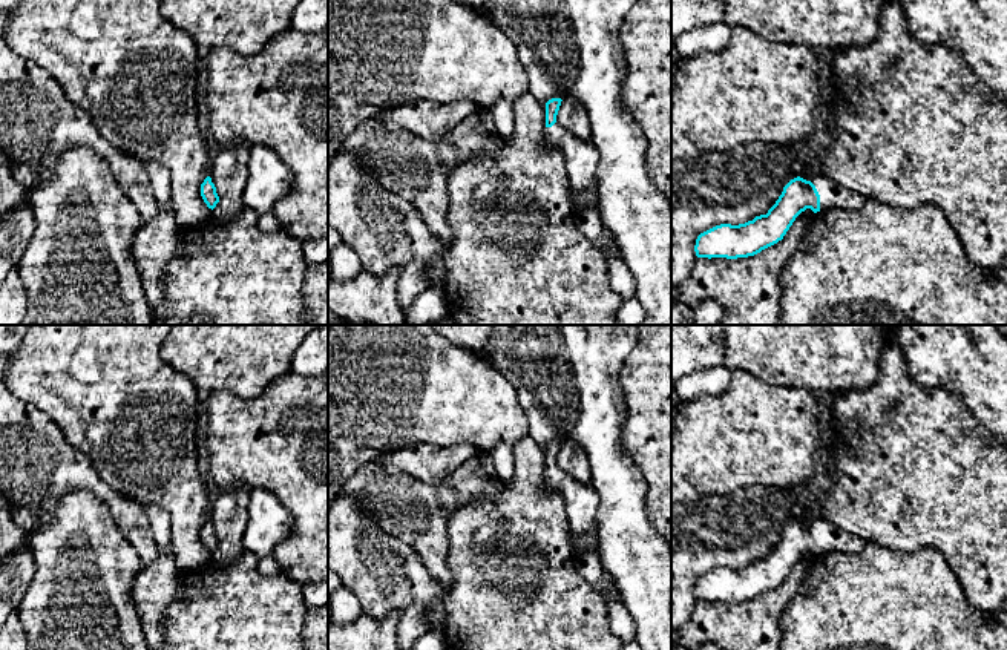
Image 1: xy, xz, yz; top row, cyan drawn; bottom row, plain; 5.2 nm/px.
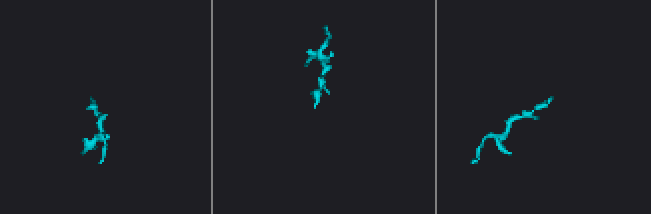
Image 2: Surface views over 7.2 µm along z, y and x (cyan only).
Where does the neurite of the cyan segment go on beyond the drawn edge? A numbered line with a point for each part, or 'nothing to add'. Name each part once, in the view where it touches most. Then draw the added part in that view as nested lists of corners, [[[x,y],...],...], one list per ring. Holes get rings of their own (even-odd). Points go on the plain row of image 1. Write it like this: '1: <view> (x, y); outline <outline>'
1: yz (833, 538); outline [[[817,517],[811,526],[815,529],[820,538],[820,553],[829,552],[849,552],[858,553],[863,550],[866,541],[860,537],[832,524],[828,520]]]

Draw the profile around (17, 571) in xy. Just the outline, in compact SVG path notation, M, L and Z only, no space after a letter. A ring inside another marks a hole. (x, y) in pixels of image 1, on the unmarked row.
M28 543L0 561L0 625L17 610L35 573L35 563Z

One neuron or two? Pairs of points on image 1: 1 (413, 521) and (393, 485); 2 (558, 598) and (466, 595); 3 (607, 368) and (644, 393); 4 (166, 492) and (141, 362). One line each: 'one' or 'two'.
1: one
2: one
3: two
4: one

